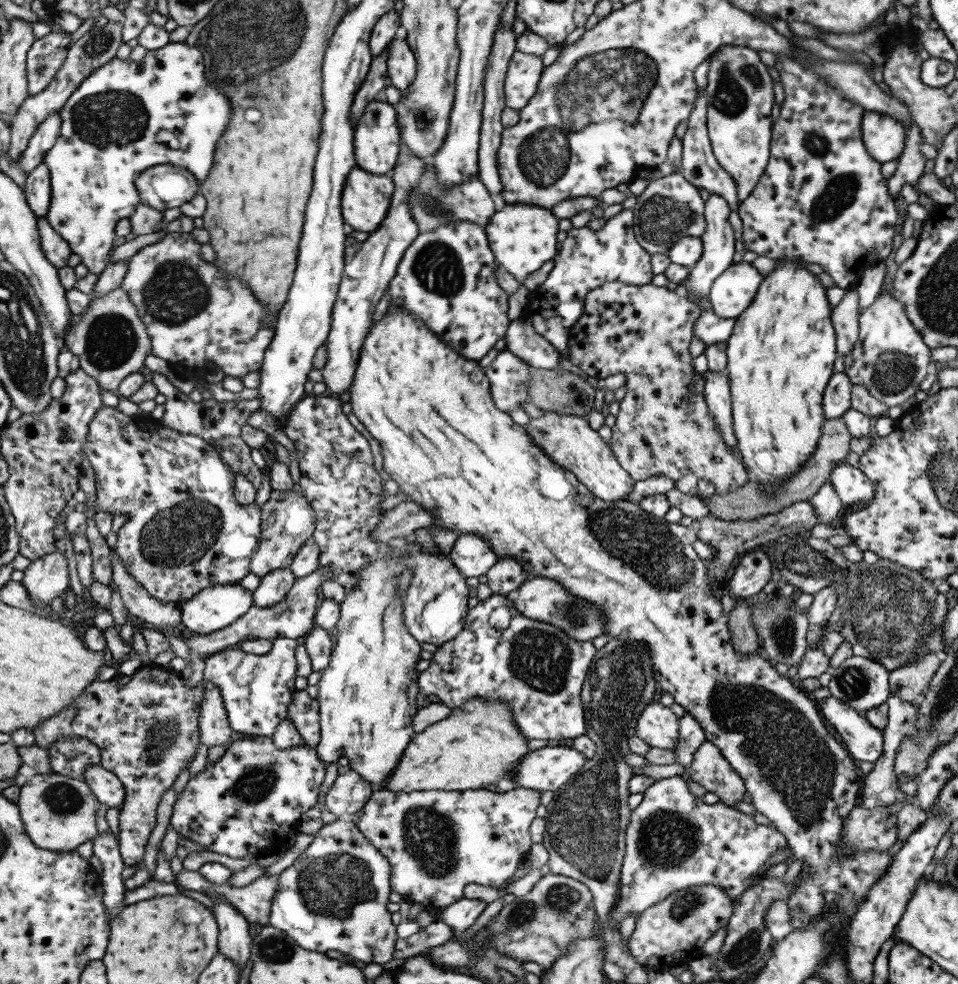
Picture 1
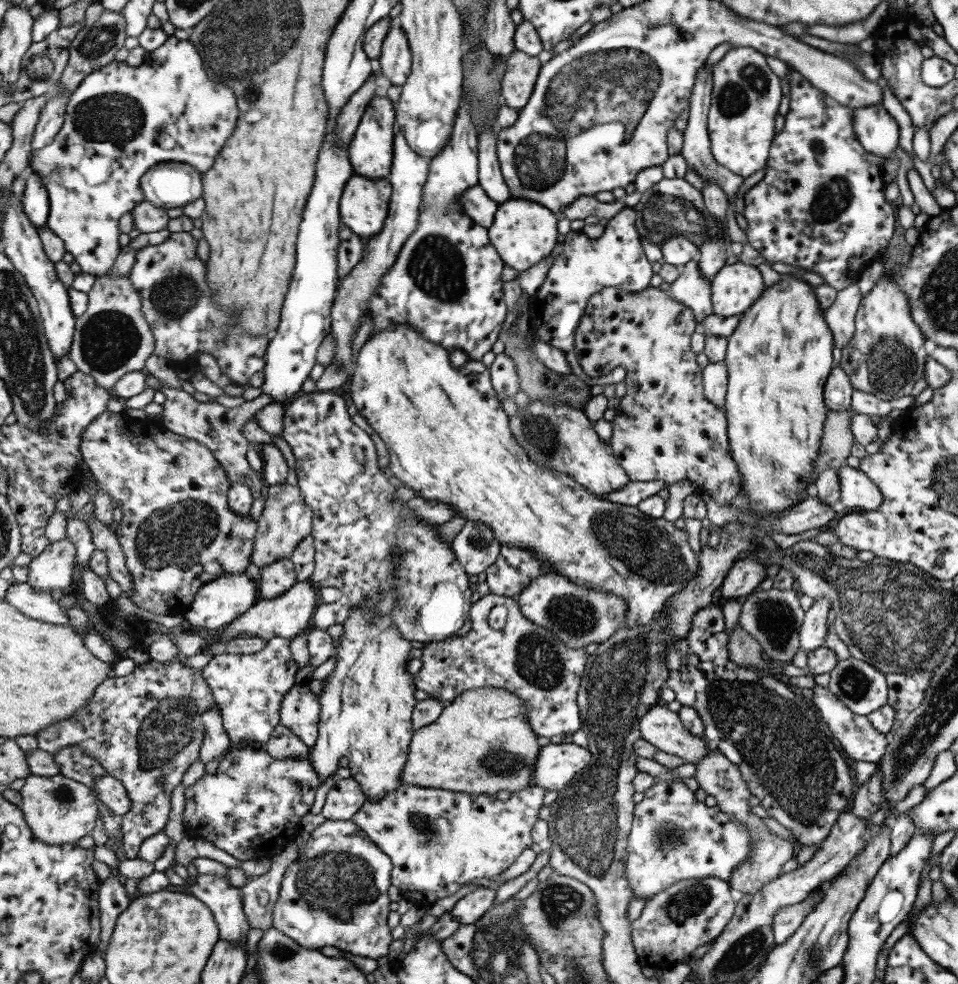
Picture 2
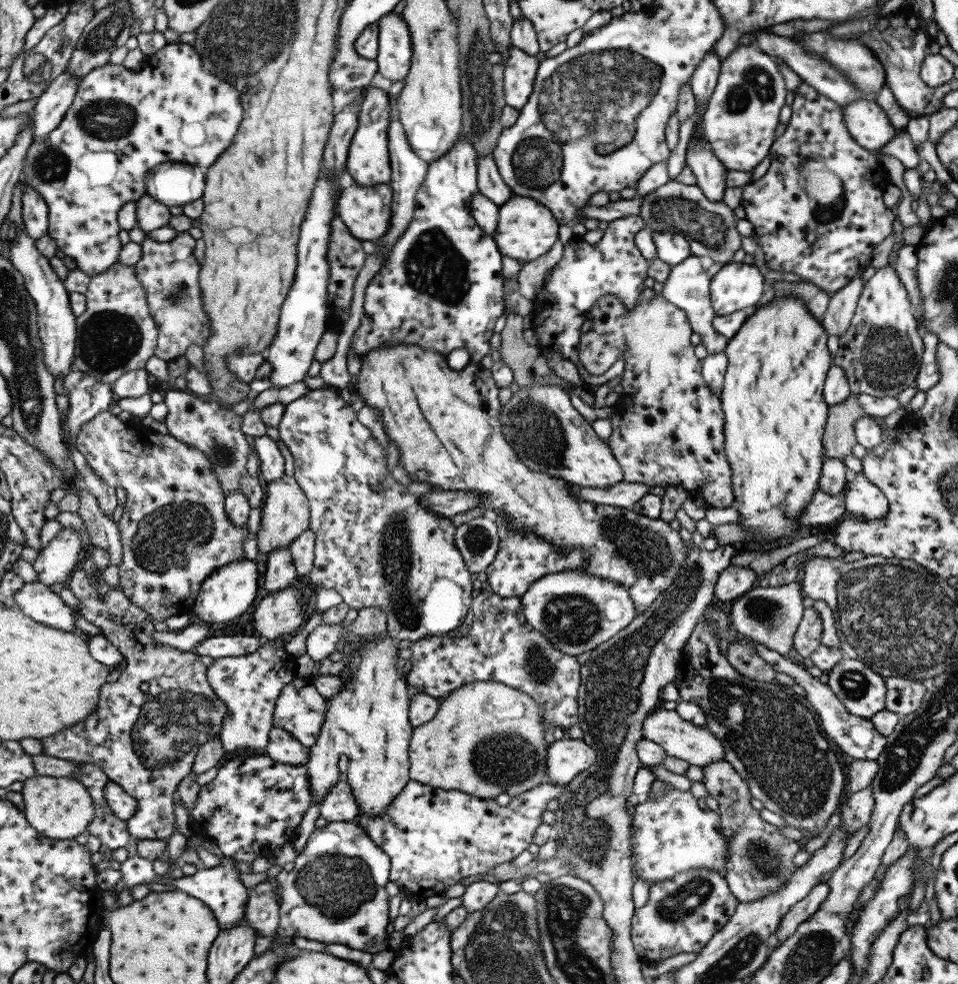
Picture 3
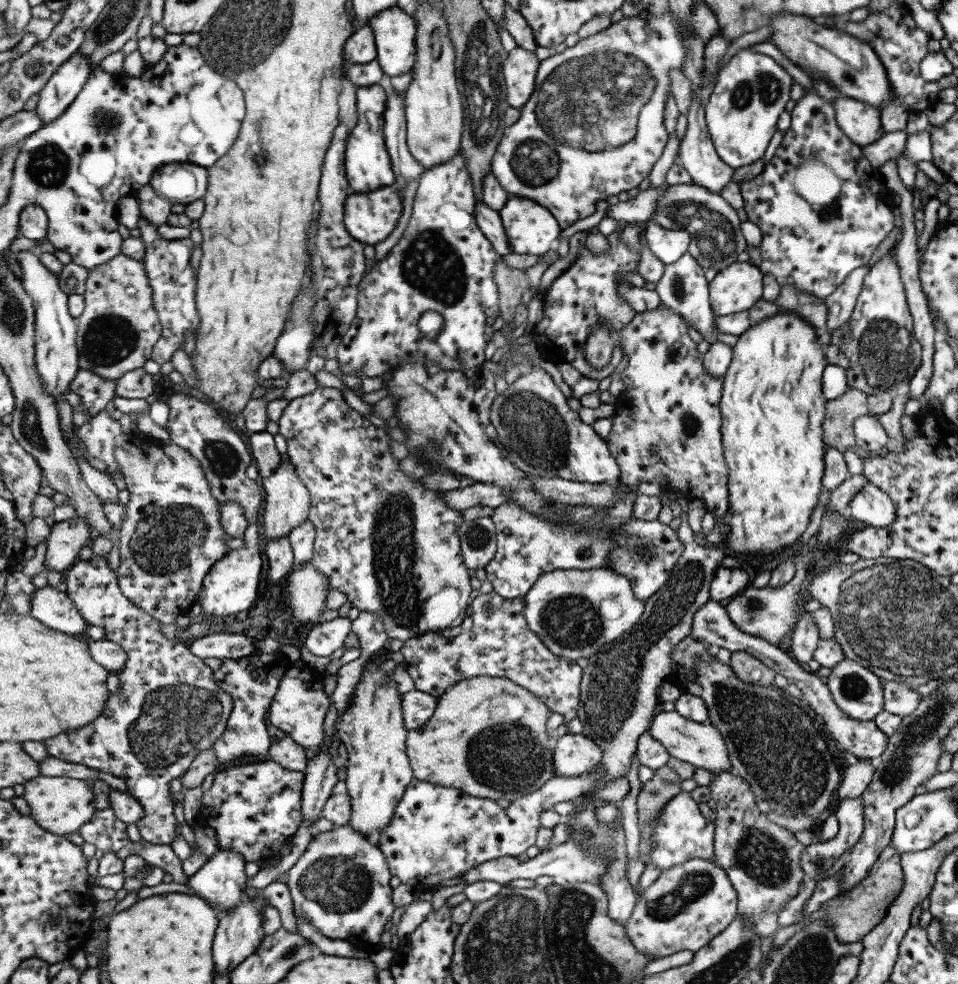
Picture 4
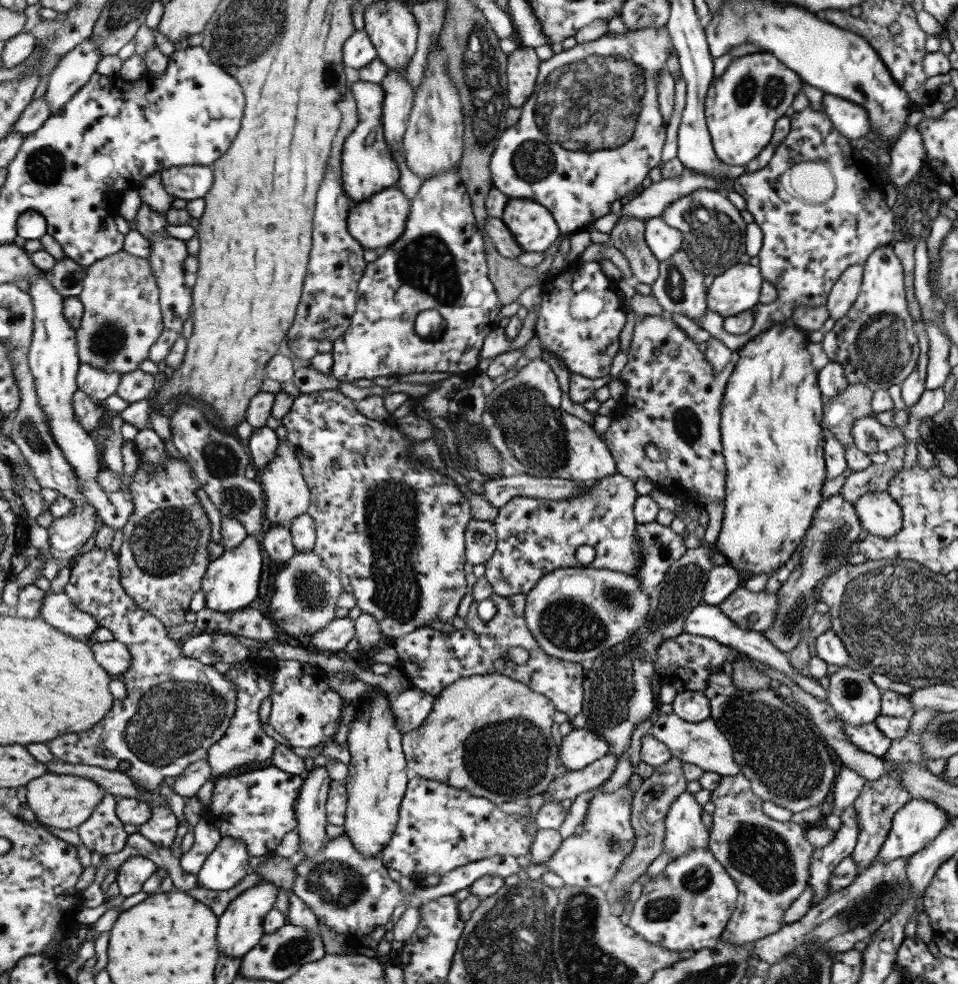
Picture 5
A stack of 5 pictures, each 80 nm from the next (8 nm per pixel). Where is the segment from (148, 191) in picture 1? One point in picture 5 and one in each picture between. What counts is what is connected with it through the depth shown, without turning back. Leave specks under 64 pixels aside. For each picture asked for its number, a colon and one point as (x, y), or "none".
2: (170, 185)
3: (174, 184)
4: (183, 184)
5: (190, 182)

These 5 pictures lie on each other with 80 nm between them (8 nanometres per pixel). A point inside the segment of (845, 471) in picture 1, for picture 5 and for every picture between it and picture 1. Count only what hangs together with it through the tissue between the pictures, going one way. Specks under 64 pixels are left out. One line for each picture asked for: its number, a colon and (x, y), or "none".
2: (855, 488)
3: (862, 499)
4: (872, 507)
5: (880, 515)

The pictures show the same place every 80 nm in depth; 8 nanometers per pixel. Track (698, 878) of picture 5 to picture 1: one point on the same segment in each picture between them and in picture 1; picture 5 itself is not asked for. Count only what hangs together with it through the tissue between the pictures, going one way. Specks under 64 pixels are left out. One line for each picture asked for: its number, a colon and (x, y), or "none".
1: (670, 931)
2: (672, 923)
3: (681, 913)
4: (686, 905)

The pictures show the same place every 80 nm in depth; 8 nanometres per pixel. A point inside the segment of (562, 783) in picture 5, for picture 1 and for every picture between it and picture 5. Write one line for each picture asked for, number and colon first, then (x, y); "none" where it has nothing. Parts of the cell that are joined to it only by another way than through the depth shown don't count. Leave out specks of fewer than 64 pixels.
1: (436, 841)
2: (438, 839)
3: (435, 837)
4: (436, 833)

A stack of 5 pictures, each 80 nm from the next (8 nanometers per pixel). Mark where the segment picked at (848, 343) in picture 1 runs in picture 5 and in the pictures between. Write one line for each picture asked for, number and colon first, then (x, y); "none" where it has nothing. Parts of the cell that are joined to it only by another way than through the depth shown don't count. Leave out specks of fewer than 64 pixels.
2: (839, 315)
3: (840, 308)
4: (839, 304)
5: (841, 296)

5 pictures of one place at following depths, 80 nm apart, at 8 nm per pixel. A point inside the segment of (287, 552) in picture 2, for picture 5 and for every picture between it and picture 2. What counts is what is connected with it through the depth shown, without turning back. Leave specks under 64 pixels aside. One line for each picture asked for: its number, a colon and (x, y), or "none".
3: (286, 513)
4: (287, 501)
5: (288, 495)

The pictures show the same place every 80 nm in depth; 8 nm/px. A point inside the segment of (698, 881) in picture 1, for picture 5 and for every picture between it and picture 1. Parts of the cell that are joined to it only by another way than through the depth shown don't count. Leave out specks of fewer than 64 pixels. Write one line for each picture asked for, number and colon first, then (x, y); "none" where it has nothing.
2: (673, 837)
3: (671, 834)
4: (680, 833)
5: (682, 829)

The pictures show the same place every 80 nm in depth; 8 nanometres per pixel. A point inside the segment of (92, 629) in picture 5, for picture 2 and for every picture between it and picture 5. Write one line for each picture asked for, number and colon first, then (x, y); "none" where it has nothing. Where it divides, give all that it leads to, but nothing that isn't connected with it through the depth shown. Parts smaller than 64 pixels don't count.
2: (40, 605)
3: (37, 600)
4: (54, 608)

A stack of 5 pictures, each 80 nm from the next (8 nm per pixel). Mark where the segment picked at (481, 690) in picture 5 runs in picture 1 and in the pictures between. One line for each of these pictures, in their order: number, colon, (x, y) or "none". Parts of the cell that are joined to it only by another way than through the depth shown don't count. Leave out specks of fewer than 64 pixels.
1: (473, 748)
2: (480, 743)
3: (485, 739)
4: (486, 737)

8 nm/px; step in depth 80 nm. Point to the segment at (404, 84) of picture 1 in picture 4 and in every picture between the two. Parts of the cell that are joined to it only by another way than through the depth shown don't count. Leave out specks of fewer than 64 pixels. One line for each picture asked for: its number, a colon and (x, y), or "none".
2: (394, 60)
3: (394, 52)
4: (395, 31)

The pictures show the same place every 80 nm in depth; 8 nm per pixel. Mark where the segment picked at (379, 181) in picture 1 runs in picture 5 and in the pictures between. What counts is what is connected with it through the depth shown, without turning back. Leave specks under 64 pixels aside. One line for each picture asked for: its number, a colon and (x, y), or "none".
2: (364, 206)
3: (366, 210)
4: (370, 217)
5: (376, 223)

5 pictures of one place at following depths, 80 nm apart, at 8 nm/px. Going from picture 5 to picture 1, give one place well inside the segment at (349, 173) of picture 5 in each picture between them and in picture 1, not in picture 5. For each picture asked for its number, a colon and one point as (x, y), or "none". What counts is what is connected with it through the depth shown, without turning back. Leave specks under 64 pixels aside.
1: (377, 134)
2: (371, 150)
3: (368, 162)
4: (367, 164)

